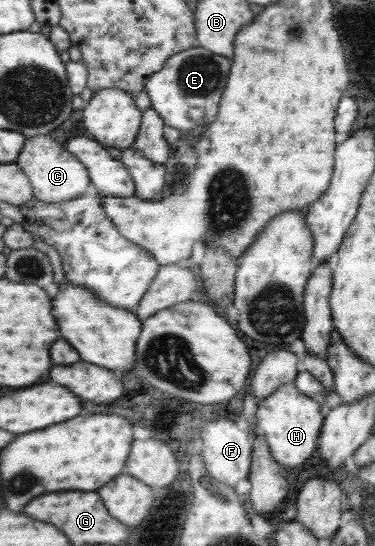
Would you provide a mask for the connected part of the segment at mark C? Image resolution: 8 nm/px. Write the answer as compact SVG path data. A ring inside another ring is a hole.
M47 135L27 137L16 164L26 172L33 187L34 198L44 203L60 203L82 196L91 187L88 170L60 142Z

